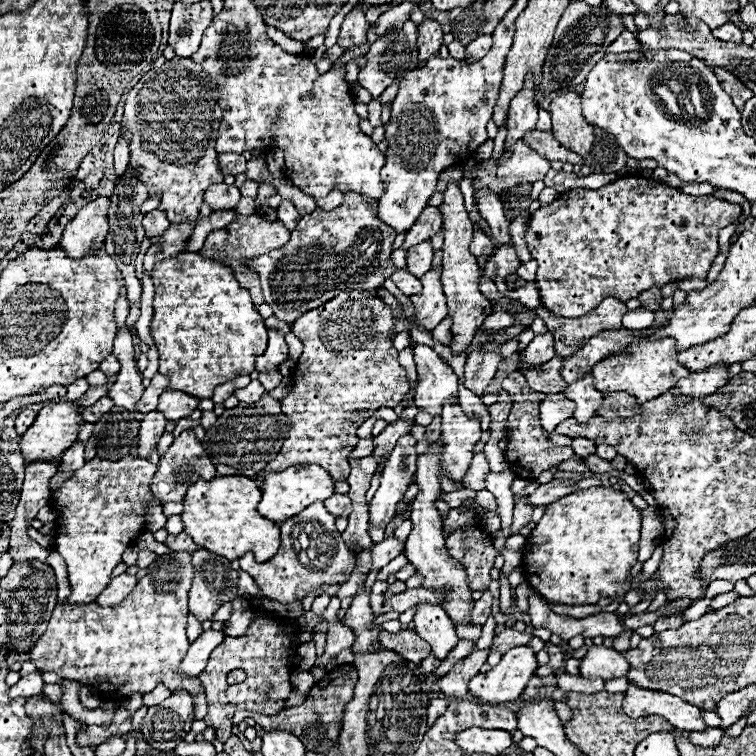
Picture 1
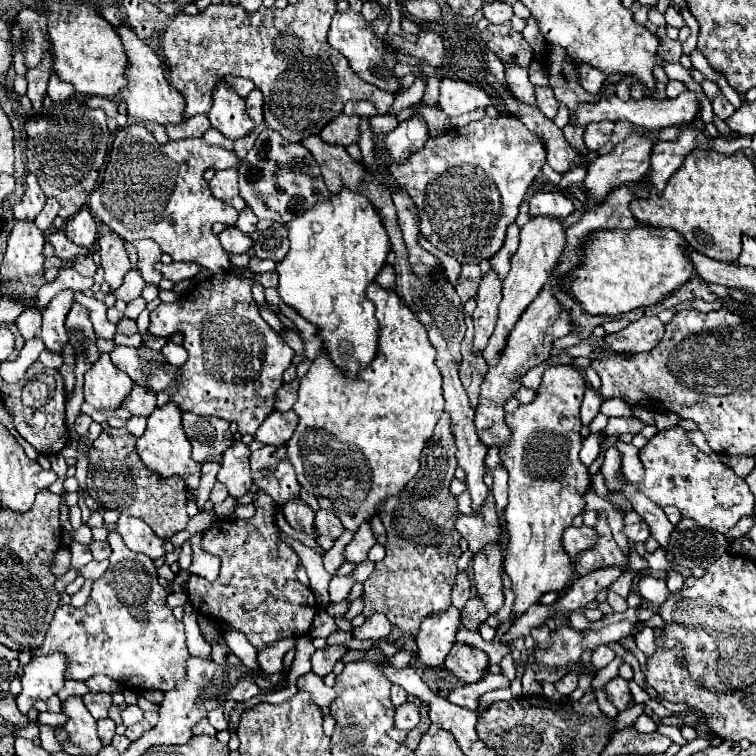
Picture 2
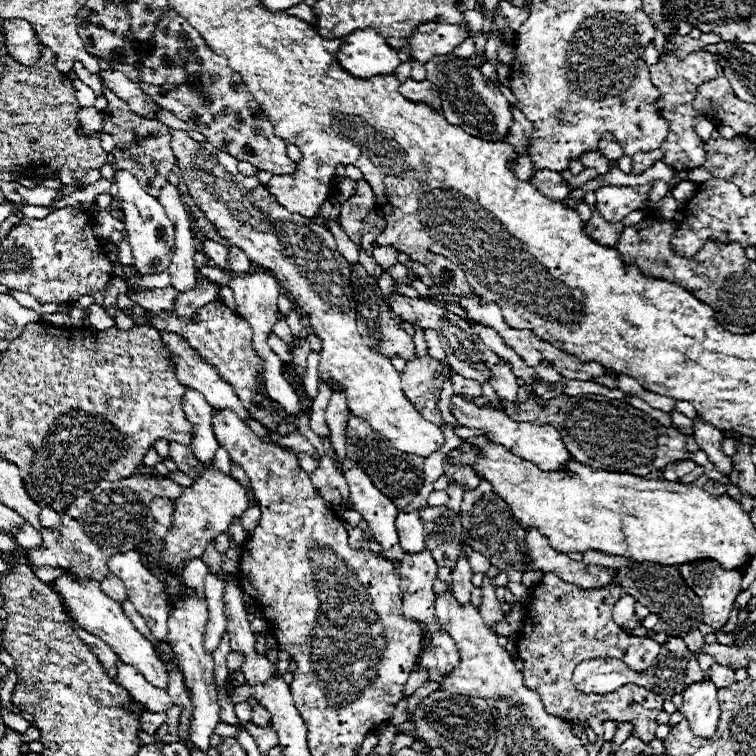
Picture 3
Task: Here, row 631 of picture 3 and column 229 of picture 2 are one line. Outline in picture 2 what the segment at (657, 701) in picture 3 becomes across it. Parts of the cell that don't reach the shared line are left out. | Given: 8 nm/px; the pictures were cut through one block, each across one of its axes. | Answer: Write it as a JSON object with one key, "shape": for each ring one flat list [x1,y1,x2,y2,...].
{"shape":[[264,490,254,492,254,506,256,506,256,514,252,518,234,520,234,522,216,520,212,524,212,528,204,532,202,550,208,554,214,554,222,560,220,576,214,582,208,582,202,576,192,574,188,580,188,598,196,612,202,612,210,618,222,620,222,622,230,624,232,628,244,632,246,638,250,640,250,644,256,650,262,650,270,642,276,642,280,638,306,634,318,612,318,604,316,604,314,592,296,578,296,570,302,564,298,554,278,534,280,528,276,524,276,510,280,506,276,506,276,502,272,502,272,498,268,498,268,494,264,494]]}

